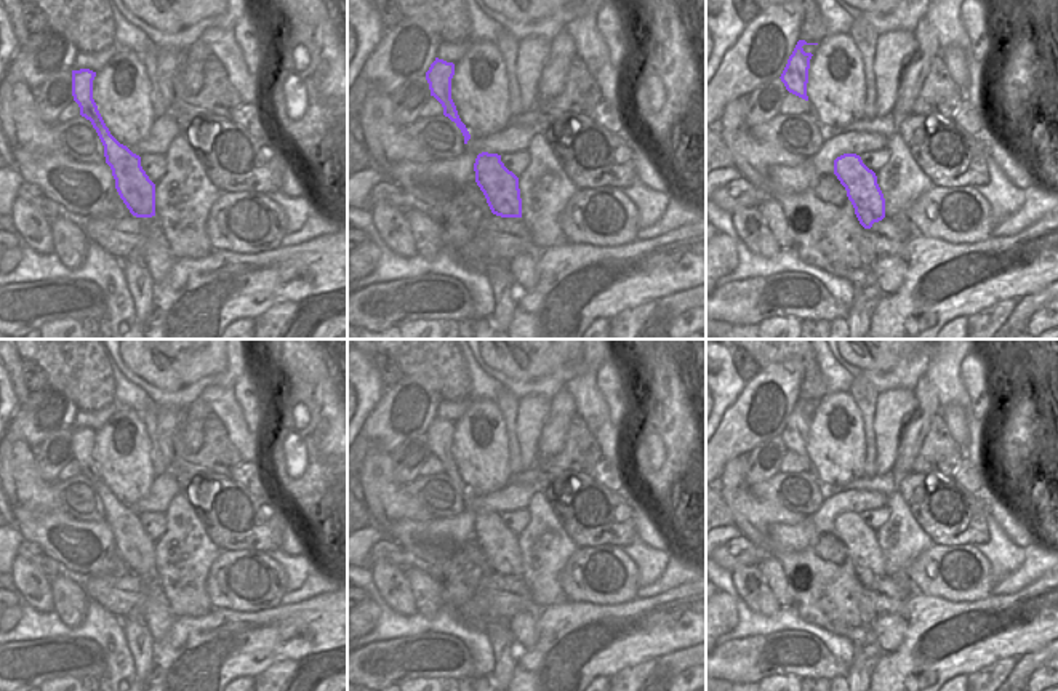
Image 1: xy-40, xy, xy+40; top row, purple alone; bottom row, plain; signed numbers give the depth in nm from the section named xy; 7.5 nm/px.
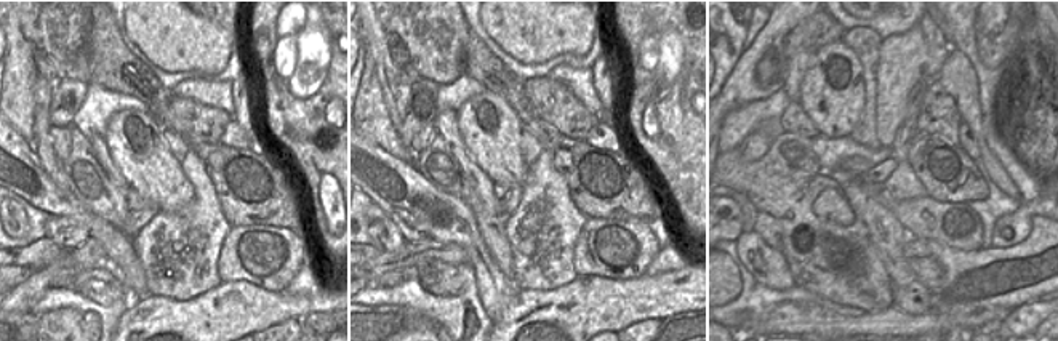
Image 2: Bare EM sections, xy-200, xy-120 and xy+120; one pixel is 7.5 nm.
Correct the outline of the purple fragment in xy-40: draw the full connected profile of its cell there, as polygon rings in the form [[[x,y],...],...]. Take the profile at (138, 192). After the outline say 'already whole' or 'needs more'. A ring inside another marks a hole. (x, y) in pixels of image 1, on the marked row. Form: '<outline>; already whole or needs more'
[[[90,69],[72,70],[72,96],[80,107],[80,115],[91,122],[102,146],[106,163],[112,170],[115,189],[136,218],[155,216],[155,184],[141,166],[141,157],[120,144],[106,126],[93,99],[93,80],[96,72]]]; already whole

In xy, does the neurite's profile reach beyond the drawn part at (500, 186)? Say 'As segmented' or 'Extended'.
As segmented.

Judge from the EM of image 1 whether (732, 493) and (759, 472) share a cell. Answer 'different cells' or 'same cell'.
different cells

